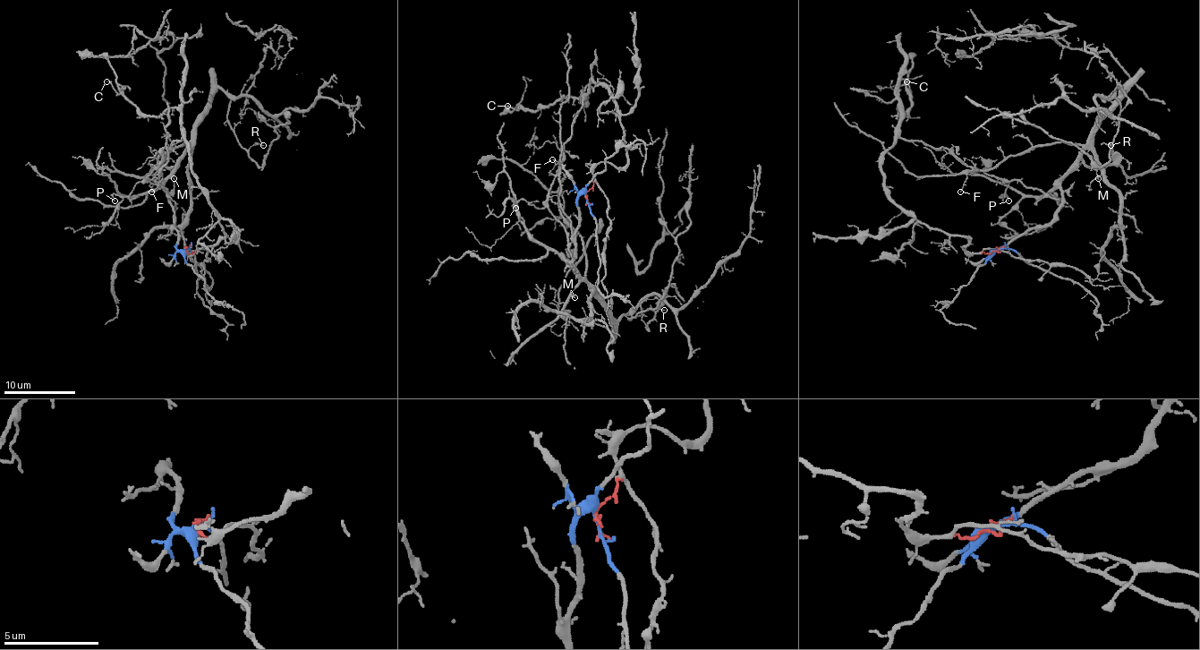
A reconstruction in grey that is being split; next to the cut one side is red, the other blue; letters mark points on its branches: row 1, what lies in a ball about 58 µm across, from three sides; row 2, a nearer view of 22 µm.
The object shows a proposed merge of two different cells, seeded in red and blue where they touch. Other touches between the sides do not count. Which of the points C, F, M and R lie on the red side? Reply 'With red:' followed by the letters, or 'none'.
With red: C

